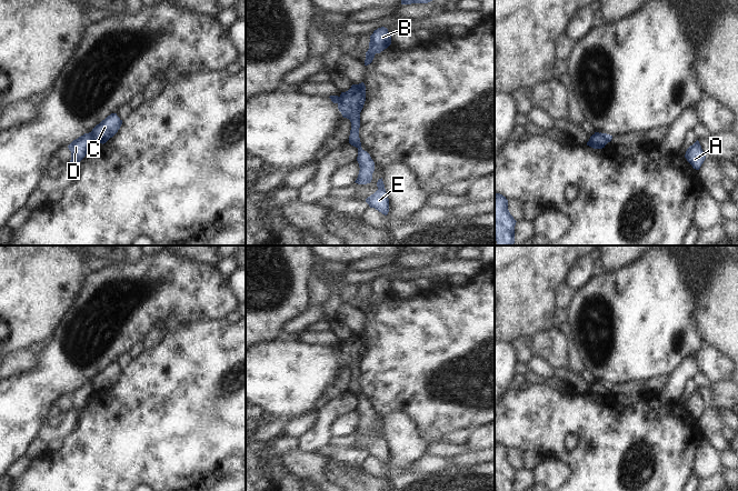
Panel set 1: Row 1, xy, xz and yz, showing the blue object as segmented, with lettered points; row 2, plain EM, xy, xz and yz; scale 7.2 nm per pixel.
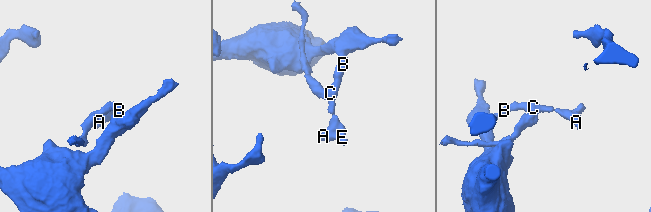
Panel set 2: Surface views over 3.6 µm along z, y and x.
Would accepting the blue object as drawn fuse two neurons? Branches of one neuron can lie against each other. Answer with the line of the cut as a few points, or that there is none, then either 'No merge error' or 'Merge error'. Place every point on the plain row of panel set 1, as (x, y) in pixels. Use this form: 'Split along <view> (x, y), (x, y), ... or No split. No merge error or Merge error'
Split along xy (88, 382), (95, 393). Merge error.

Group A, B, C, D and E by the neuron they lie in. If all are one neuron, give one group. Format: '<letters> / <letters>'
A B C E / D

